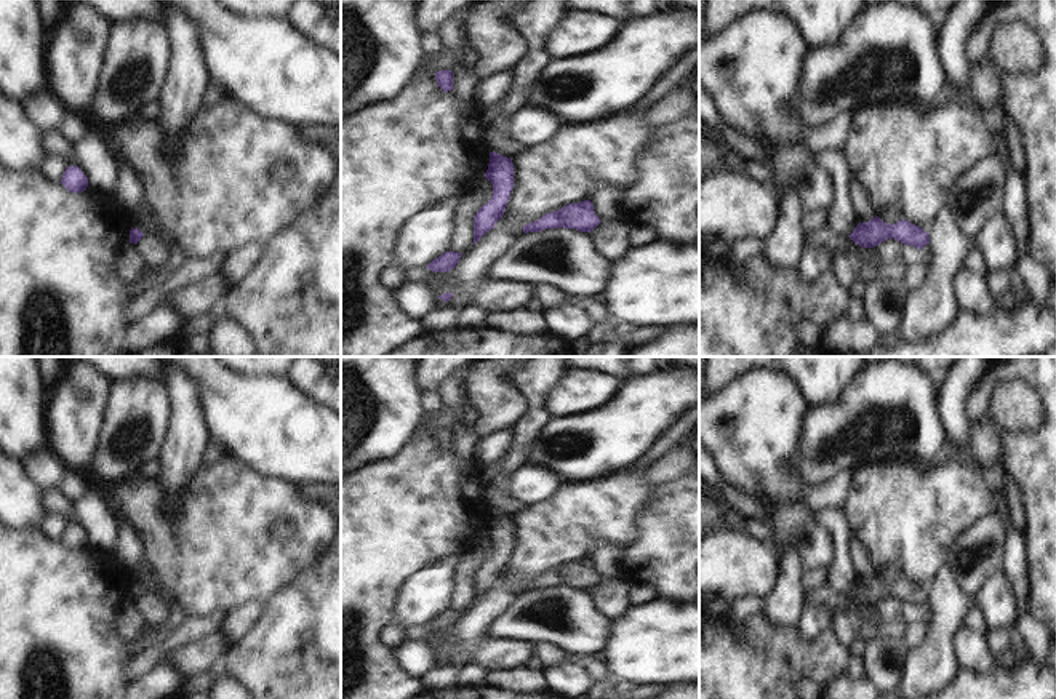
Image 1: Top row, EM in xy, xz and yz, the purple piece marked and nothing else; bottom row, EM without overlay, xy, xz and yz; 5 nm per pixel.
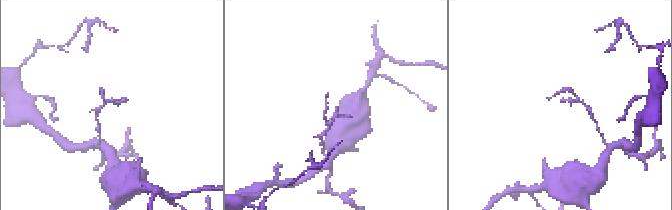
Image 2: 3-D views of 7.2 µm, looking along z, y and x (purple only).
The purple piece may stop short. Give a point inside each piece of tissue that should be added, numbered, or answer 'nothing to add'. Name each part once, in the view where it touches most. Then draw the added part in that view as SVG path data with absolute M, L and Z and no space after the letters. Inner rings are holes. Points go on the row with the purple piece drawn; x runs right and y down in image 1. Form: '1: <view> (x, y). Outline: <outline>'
nothing to add

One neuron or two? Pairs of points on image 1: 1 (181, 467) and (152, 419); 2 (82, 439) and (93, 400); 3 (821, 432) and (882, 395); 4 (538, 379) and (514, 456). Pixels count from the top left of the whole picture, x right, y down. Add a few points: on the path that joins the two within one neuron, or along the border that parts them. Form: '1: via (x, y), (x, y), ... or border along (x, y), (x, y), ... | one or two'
1: border along (175, 405), (175, 419), (162, 456), (157, 461) | two
2: via (82, 429), (84, 410) | one
3: via (836, 429), (868, 402) | one
4: via (538, 399), (538, 419), (525, 437) | one

